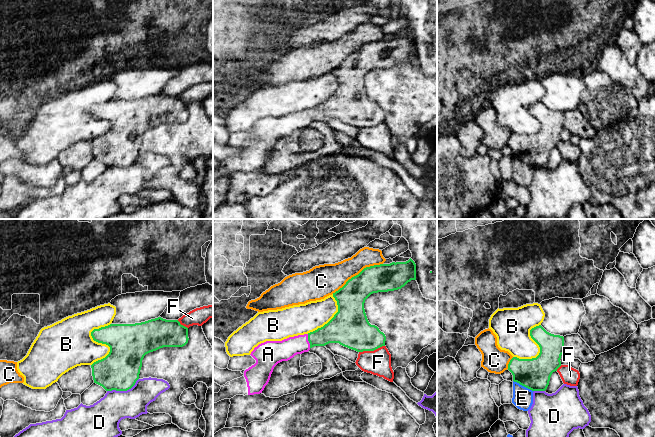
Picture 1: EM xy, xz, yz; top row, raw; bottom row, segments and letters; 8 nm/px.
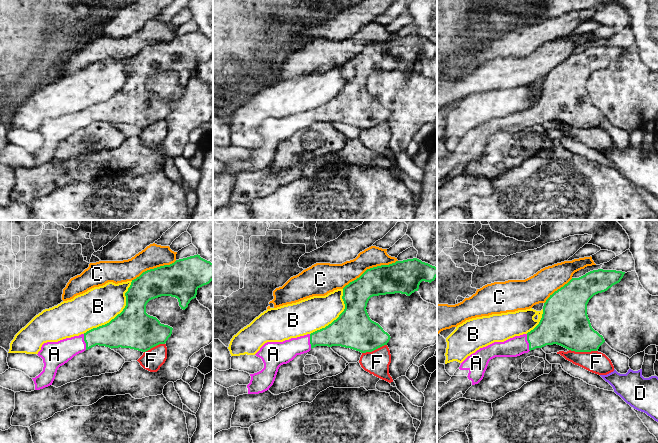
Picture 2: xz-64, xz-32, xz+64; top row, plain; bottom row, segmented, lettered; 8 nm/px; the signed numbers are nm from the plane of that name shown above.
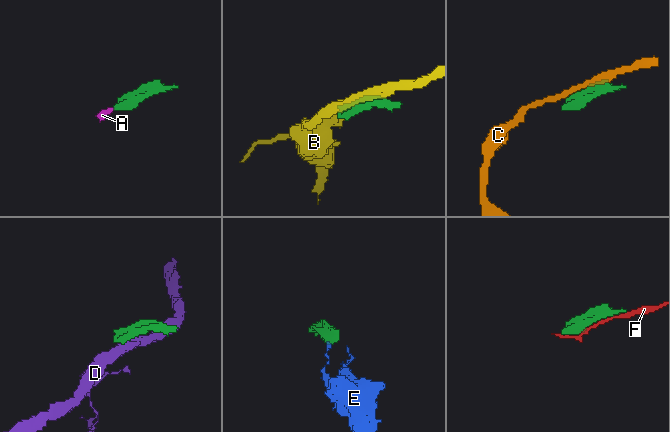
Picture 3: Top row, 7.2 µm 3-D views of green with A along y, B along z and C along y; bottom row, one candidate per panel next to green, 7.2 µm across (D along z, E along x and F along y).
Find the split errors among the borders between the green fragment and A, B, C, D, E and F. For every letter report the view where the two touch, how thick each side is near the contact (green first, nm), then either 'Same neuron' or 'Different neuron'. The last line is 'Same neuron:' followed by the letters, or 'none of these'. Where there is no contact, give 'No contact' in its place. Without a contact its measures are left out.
A: Touches green in xz. Thickness 200 nm (green) against 170 nm. Same neuron
B: Touches green in xy. Thickness 320 nm (green) against 380 nm. Different neuron
C: Touches green in xz. Thickness 220 nm (green) against 240 nm. Different neuron
D: Touches green in xy. Thickness 320 nm (green) against 260 nm. Different neuron
E: Touches green in yz. Thickness 260 nm (green) against 160 nm. Different neuron
F: Touches green in xz. Thickness 300 nm (green) against 200 nm. Different neuron
Same neuron: A

